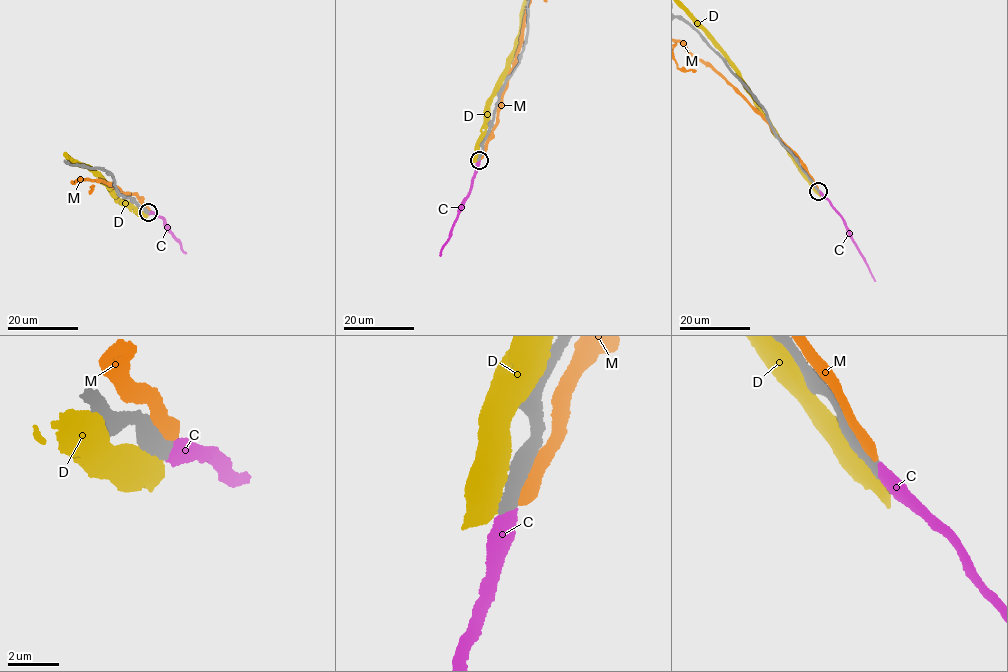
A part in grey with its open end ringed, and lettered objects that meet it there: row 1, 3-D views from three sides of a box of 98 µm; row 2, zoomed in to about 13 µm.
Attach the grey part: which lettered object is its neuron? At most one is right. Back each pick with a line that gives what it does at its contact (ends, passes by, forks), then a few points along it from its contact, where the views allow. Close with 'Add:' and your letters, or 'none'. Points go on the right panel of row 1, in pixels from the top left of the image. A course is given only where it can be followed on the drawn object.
C: it ends there; it runs (819, 191), (842, 218), (875, 281)
Add: C

